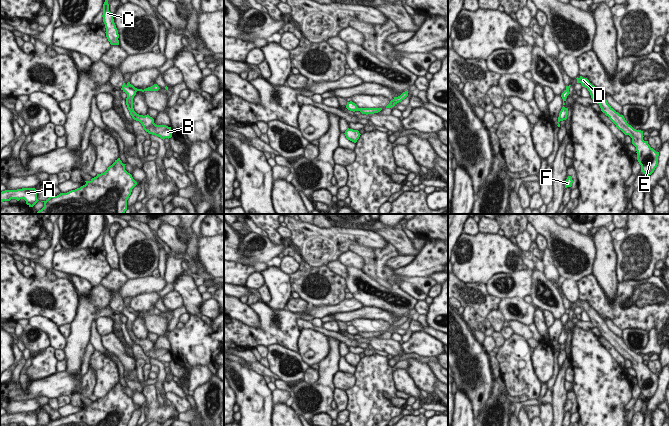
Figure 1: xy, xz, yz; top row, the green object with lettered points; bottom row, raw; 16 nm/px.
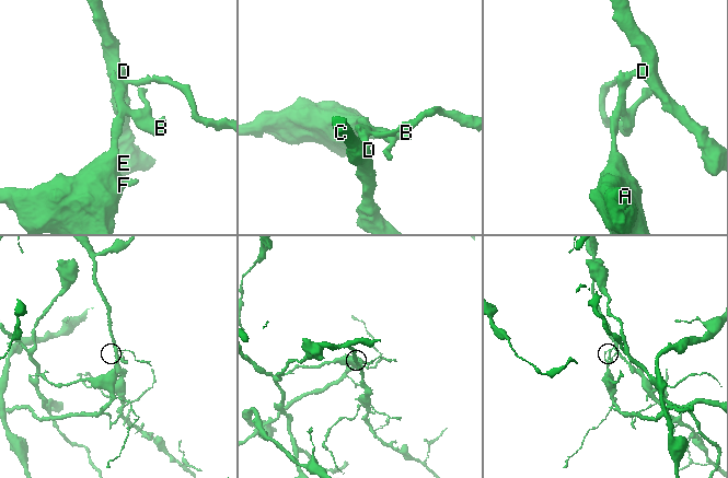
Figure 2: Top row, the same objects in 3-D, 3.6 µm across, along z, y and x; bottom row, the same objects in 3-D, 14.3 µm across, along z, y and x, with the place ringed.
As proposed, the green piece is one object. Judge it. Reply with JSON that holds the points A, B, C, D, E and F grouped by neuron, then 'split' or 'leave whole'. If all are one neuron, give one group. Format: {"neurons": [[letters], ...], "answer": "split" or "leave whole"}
{"neurons": [["A", "B", "F"], ["C", "D", "E"]], "answer": "split"}

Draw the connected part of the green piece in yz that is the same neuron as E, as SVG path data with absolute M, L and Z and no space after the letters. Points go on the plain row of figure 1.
M580 300L576 303L577 307L581 307L583 311L588 313L593 326L600 330L601 335L609 341L616 351L632 362L632 368L636 371L637 375L637 384L641 389L641 396L647 400L651 399L658 389L659 376L651 372L648 365L643 364L643 355L636 354L629 349L624 340L620 339L608 328L607 324L587 302Z

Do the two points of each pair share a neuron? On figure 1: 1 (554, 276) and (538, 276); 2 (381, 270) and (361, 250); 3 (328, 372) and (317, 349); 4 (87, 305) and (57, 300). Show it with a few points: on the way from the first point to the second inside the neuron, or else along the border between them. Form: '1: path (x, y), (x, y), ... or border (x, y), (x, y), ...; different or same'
1: border (541, 271), (553, 284); different
2: path (376, 265), (366, 255); same
3: border (328, 337), (329, 352), (317, 363); different
4: border (79, 296), (76, 315), (70, 324); different

